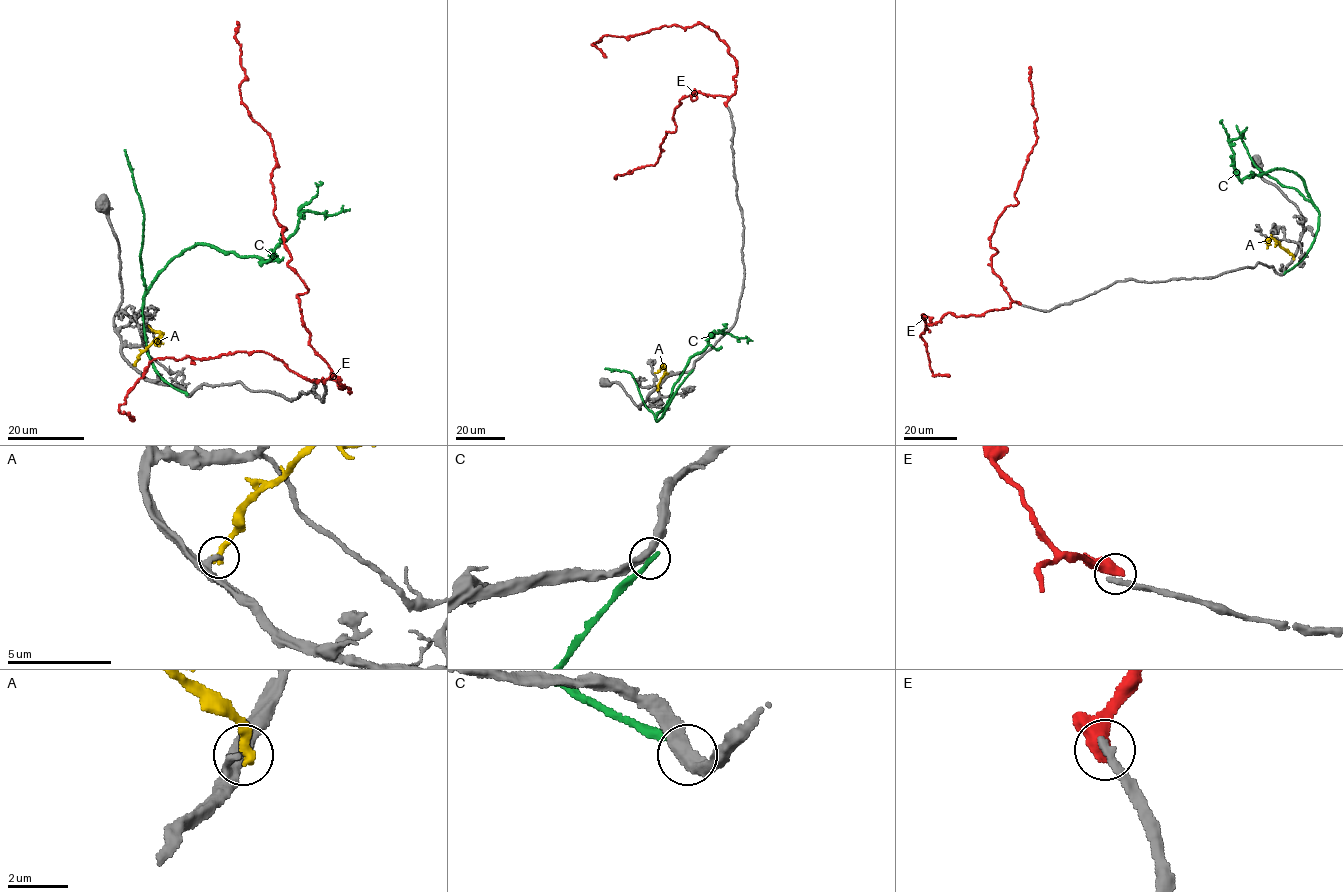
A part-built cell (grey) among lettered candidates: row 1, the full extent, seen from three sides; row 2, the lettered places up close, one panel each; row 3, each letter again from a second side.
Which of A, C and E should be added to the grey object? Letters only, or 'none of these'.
none of these

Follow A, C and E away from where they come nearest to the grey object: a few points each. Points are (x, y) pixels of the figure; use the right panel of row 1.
A: (1293, 259), (1276, 241), (1268, 239), (1270, 235)
C: (1284, 273), (1311, 245), (1319, 210), (1296, 173), (1275, 168), (1239, 179), (1230, 140), (1246, 130)
E: (1020, 303), (992, 270), (998, 251), (989, 237), (1004, 209), (1018, 203), (1015, 194), (1036, 143), (1029, 66)

